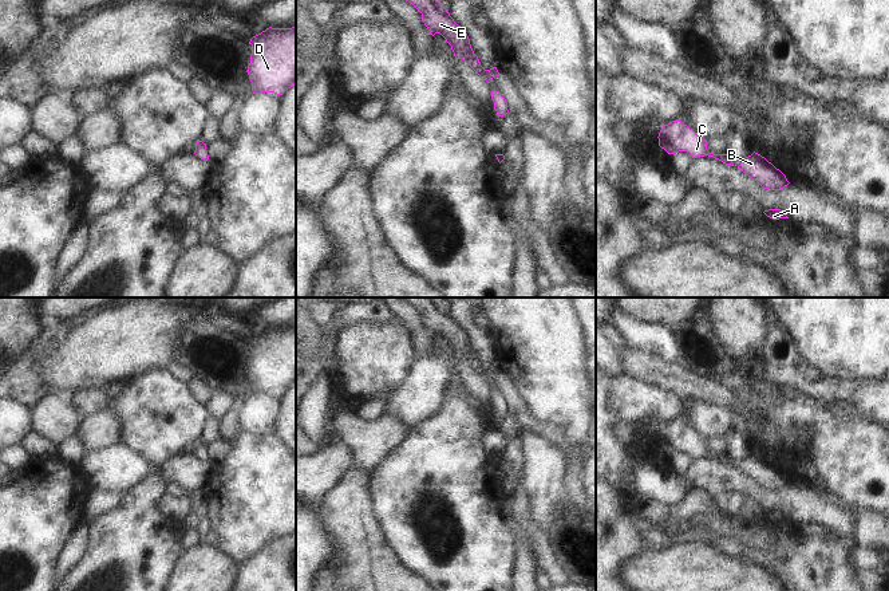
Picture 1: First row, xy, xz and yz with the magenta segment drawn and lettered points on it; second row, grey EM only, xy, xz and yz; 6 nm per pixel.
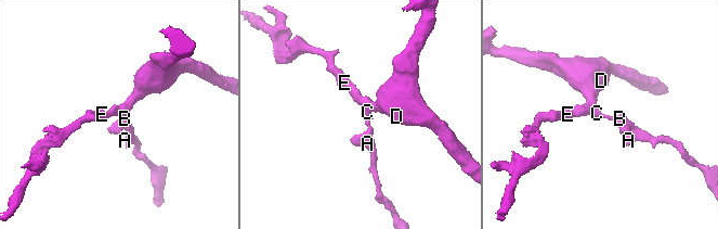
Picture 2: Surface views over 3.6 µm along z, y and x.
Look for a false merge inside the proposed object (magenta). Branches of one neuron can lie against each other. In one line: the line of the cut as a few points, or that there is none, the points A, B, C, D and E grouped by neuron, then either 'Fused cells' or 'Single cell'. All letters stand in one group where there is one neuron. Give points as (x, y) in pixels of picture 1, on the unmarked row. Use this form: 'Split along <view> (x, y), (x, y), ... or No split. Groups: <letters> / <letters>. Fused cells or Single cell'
No split. Groups: A B C D E. Single cell.

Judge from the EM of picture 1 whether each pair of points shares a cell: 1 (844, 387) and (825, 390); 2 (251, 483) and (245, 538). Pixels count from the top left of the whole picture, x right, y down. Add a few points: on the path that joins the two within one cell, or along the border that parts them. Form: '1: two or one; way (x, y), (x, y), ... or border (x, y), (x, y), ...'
1: one; way (840, 389), (829, 389)
2: one; way (251, 496), (245, 524)

